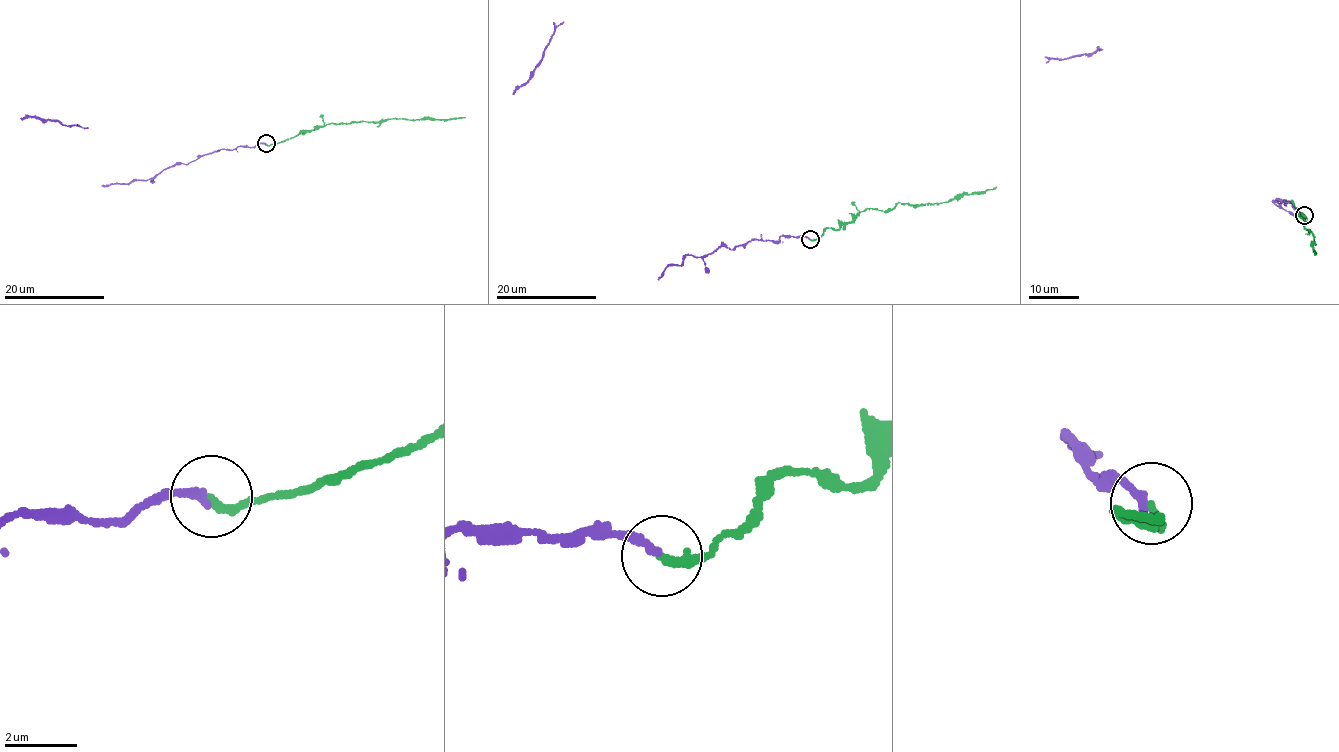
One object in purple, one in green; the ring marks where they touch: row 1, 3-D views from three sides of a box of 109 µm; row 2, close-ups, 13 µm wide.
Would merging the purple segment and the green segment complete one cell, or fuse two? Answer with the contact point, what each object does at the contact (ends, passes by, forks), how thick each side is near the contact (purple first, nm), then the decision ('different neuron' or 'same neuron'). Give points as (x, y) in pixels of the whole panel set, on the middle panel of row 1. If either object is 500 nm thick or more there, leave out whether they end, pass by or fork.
place (810, 239); purple ends; green ends; calibres 280 and 260 nm; same neuron

